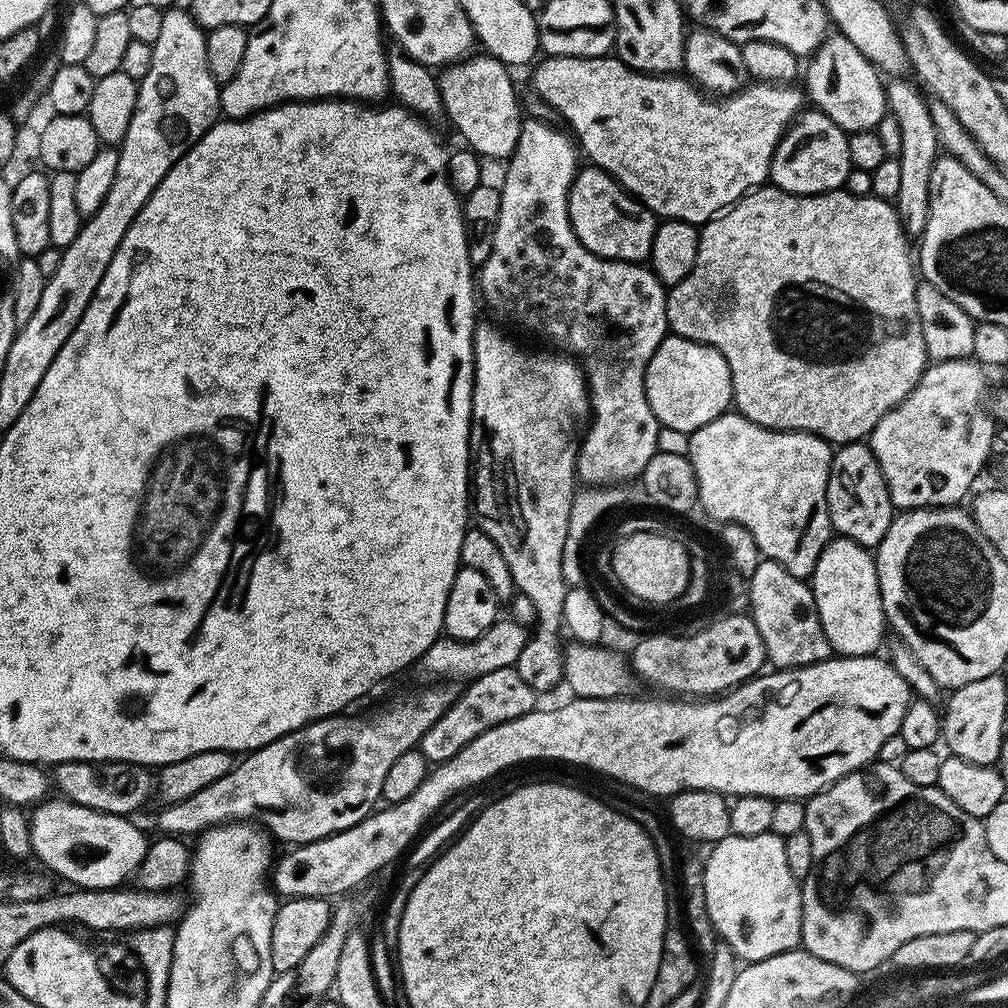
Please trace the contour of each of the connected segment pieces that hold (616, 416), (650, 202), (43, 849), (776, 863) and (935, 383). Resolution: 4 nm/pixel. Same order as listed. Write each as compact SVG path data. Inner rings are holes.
M525 119L521 123L518 146L514 150L514 154L508 157L506 161L508 169L504 172L504 184L499 185L498 230L494 230L494 250L490 250L490 258L486 258L486 262L479 265L478 268L478 292L483 303L485 300L488 303L489 310L497 316L497 318L495 317L497 321L505 320L505 322L500 321L505 325L517 324L518 327L525 328L526 331L533 332L534 335L541 336L544 340L549 340L553 344L553 346L551 345L553 349L575 358L582 365L584 379L588 381L590 423L586 428L588 433L586 431L583 433L580 450L576 453L576 475L583 483L584 480L588 483L585 485L608 486L613 482L618 482L614 480L632 480L635 476L636 479L643 477L646 462L650 462L650 458L658 450L662 425L656 421L654 410L650 410L650 402L646 398L646 390L644 389L644 379L646 378L646 366L650 362L650 358L654 358L654 350L658 350L658 346L670 332L668 319L666 318L668 293L651 267L645 266L643 263L625 264L618 260L603 260L601 256L596 256L590 250L586 250L586 246L582 246L582 242L578 242L578 238L570 226L570 214L568 213L570 186L578 171L578 163L576 164L578 144L563 127L560 128L555 128L554 125L547 124L544 120Z
M615 54L606 56L549 56L541 59L532 70L533 90L565 120L563 123L567 125L571 135L578 141L583 155L585 152L592 159L589 161L595 167L615 176L619 180L621 188L631 192L641 204L646 205L651 212L656 213L657 217L664 220L685 220L686 223L695 226L707 224L713 216L731 208L737 200L741 200L749 192L761 187L769 179L768 171L772 165L774 150L778 146L778 142L784 137L788 125L800 115L806 104L805 93L799 87L796 89L796 86L792 84L752 82L749 83L747 88L741 88L740 91L732 93L731 96L713 98L701 91L697 85L692 83L691 79L685 78L683 75L654 76L651 72L639 72L630 66L626 66Z
M49 798L31 809L30 842L35 859L40 859L53 872L53 877L61 876L77 889L119 889L135 877L148 853L149 837L144 837L134 821L127 816L90 810L63 798Z
M772 832L758 834L754 838L728 835L711 845L708 858L703 861L705 902L709 920L721 941L733 948L733 954L741 961L765 960L774 954L782 954L800 944L802 930L801 885L786 866L784 837Z
M971 358L929 363L914 390L874 426L866 443L886 478L893 509L951 508L973 491L972 483L998 440L984 375L985 369Z

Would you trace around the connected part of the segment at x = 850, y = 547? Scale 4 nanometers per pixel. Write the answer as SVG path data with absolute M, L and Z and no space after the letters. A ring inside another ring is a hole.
M843 538L829 540L818 558L818 566L814 566L810 587L814 594L814 602L818 606L818 618L822 622L822 630L830 642L833 653L841 656L871 656L881 651L879 648L884 640L884 632L886 633L886 621L880 597L876 562L869 549L855 544L852 540Z

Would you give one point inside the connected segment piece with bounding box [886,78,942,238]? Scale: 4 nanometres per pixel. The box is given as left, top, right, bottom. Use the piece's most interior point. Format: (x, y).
(920, 144)

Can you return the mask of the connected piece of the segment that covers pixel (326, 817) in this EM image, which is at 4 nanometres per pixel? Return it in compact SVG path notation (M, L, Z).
M451 683L429 684L429 688L416 688L394 697L377 712L314 720L247 753L233 763L230 774L222 774L206 790L198 790L198 794L190 794L190 798L177 804L164 804L156 816L159 831L166 836L189 838L219 824L255 822L277 841L299 846L313 844L362 822L377 807L390 766L402 754L413 751L426 730L456 700L458 692Z

